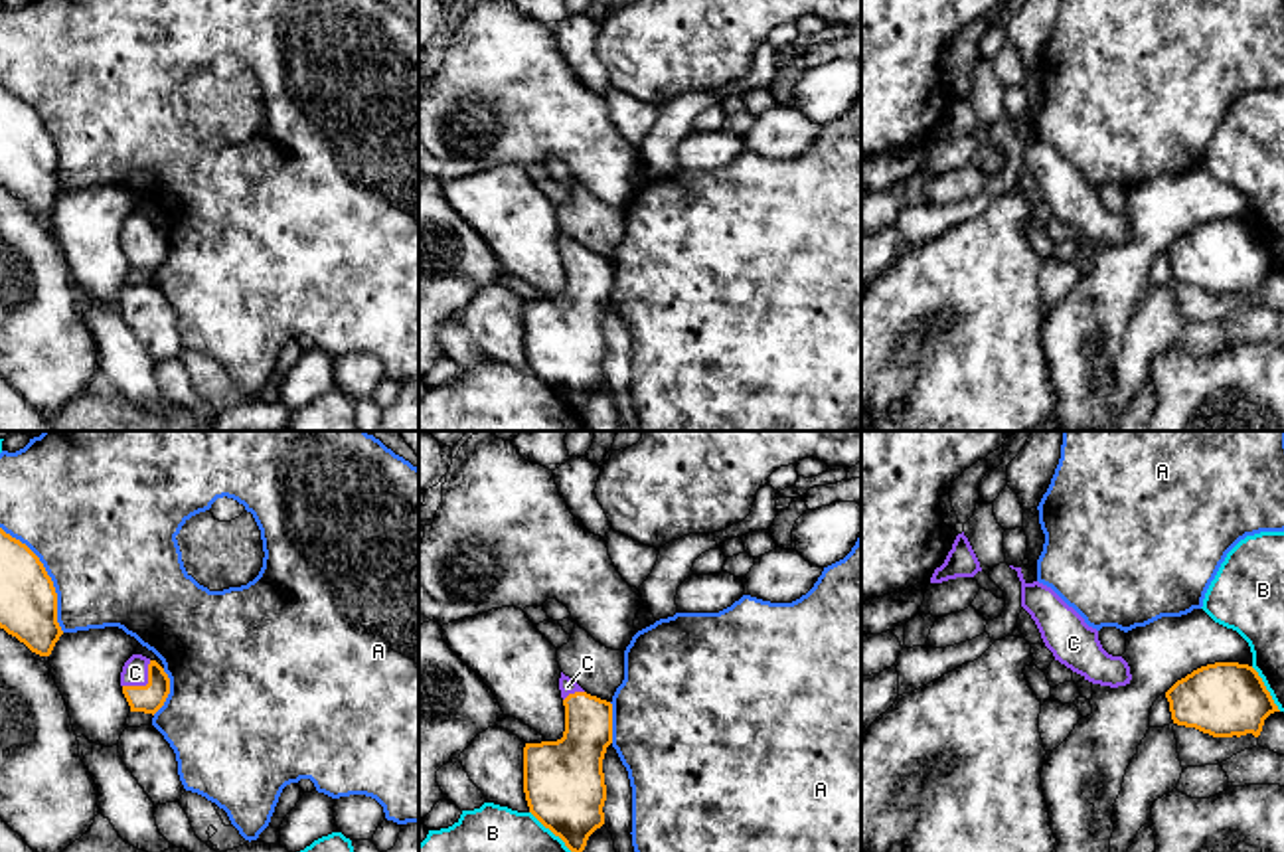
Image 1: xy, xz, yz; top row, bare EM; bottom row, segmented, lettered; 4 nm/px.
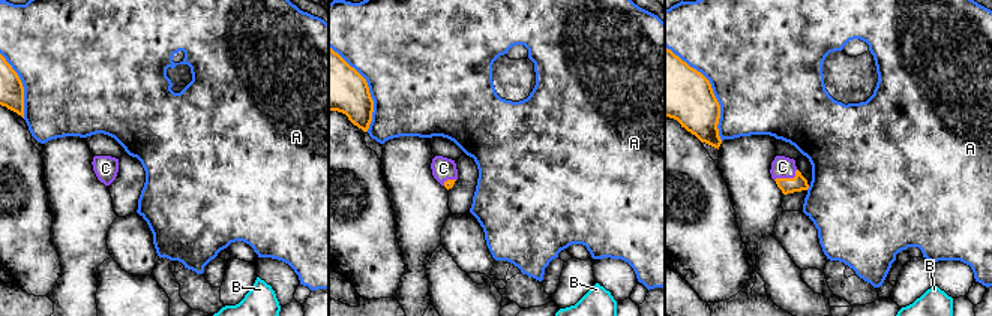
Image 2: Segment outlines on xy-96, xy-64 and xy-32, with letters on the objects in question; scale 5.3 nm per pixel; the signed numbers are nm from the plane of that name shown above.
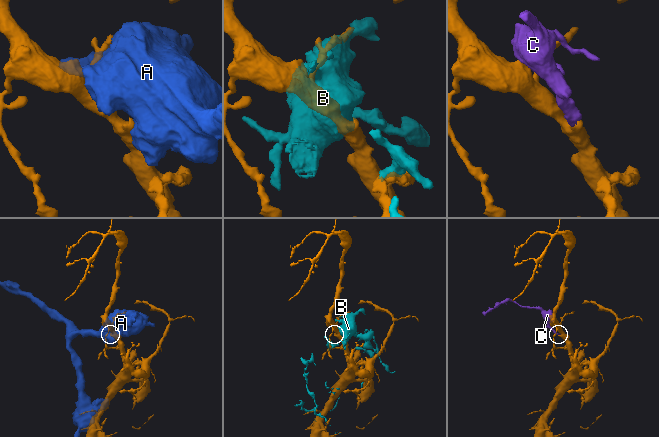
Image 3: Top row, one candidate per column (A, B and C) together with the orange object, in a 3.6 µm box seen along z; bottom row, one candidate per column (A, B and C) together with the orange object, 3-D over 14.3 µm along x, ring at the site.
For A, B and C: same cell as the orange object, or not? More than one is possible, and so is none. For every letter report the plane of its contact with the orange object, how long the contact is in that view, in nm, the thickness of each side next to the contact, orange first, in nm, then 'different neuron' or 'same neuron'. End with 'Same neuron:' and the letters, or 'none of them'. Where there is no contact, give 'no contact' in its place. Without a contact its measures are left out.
A: xy | 500 nm | 240/500 nm | different neuron
B: xz | 260 nm | 320/480 nm | different neuron
C: xy | 160 nm | 120/110 nm | same neuron
Same neuron: C

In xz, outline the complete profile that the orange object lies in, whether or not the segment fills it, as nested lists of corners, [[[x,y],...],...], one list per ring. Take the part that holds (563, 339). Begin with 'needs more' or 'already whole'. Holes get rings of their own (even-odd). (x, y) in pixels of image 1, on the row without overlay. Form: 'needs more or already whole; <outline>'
needs more; [[[561,229],[565,289],[557,298],[525,300],[523,350],[529,370],[577,413],[604,382],[602,316],[612,300],[612,261],[587,251]]]

